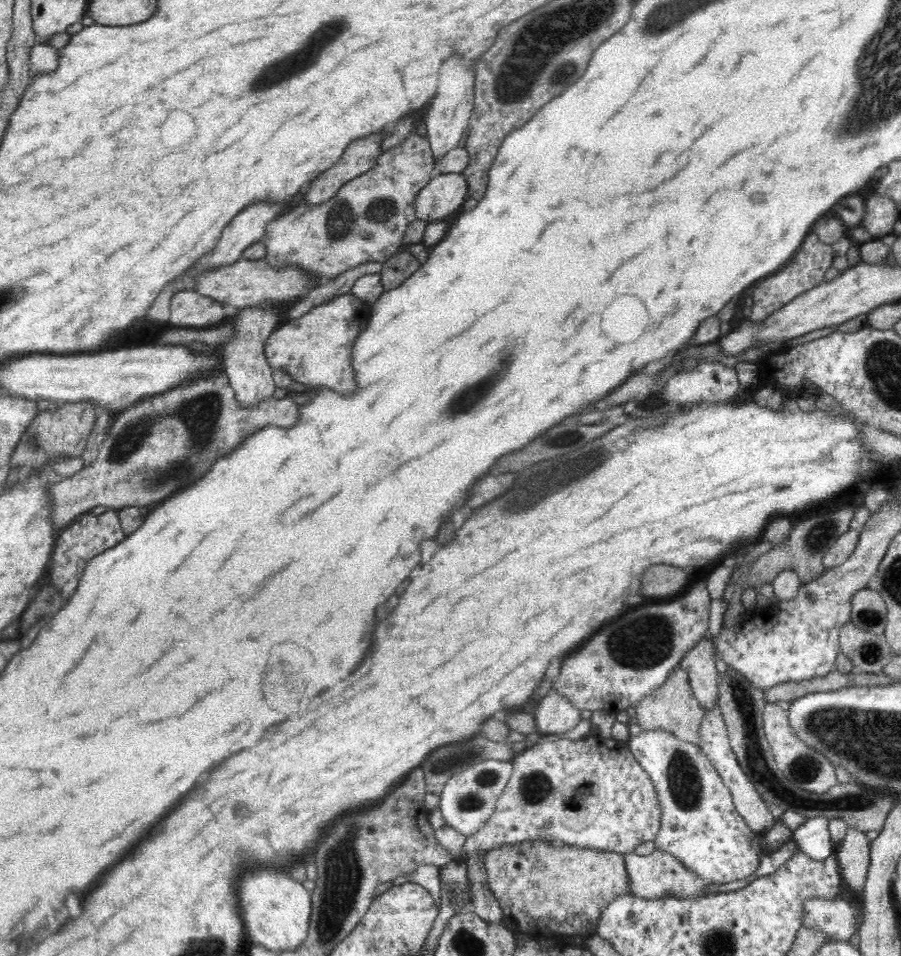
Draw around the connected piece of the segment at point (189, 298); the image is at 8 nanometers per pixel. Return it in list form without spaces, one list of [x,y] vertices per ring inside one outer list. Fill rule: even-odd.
[[[184,290],[172,296],[170,320],[176,326],[204,326],[224,320],[224,305],[198,291]]]

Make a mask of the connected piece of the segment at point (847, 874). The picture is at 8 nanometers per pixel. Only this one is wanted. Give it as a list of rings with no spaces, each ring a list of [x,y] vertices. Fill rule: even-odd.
[[[849,828],[835,852],[844,882],[860,896],[863,894],[870,866],[870,844],[864,832]]]

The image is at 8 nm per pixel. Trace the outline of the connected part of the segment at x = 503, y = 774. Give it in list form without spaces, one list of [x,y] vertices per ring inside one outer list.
[[[484,760],[484,762],[468,766],[464,772],[452,776],[439,794],[441,798],[439,808],[445,824],[466,837],[472,836],[474,832],[480,832],[493,815],[496,801],[504,792],[512,771],[511,761]]]

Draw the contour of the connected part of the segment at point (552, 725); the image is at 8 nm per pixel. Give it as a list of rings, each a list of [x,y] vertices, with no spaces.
[[[554,688],[547,692],[535,710],[536,730],[541,736],[562,734],[582,720],[581,710]]]

